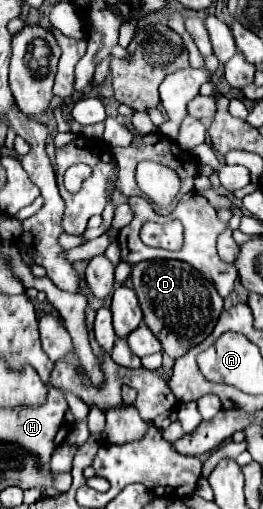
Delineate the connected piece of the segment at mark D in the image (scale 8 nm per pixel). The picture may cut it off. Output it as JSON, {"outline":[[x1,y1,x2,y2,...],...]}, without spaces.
{"outline":[[148,259,132,265,130,279,144,313,144,323,162,343,162,351,172,359,182,357,212,333,222,313,224,299,192,265,184,261]]}

